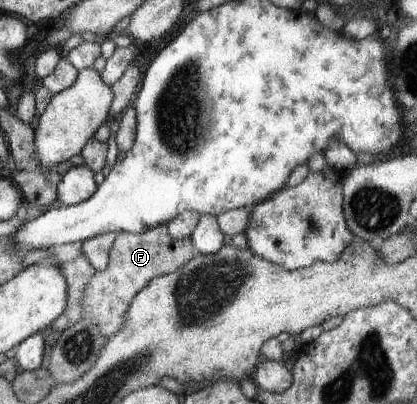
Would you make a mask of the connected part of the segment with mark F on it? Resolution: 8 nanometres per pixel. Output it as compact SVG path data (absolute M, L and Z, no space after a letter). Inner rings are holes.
M165 225L146 233L118 233L109 253L108 268L96 271L86 284L81 301L83 319L90 320L106 340L110 339L121 328L123 317L134 296L137 296L150 280L177 272L195 258L196 254L190 238L179 240L170 237Z

